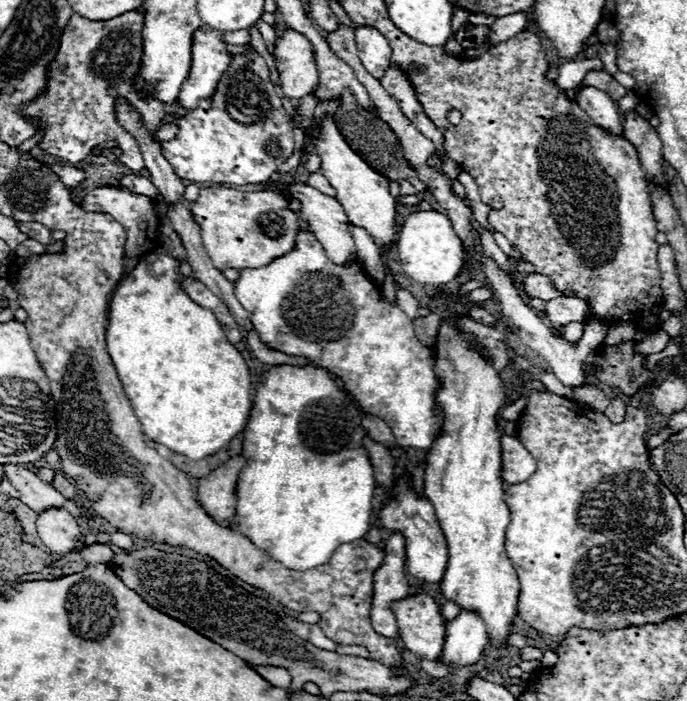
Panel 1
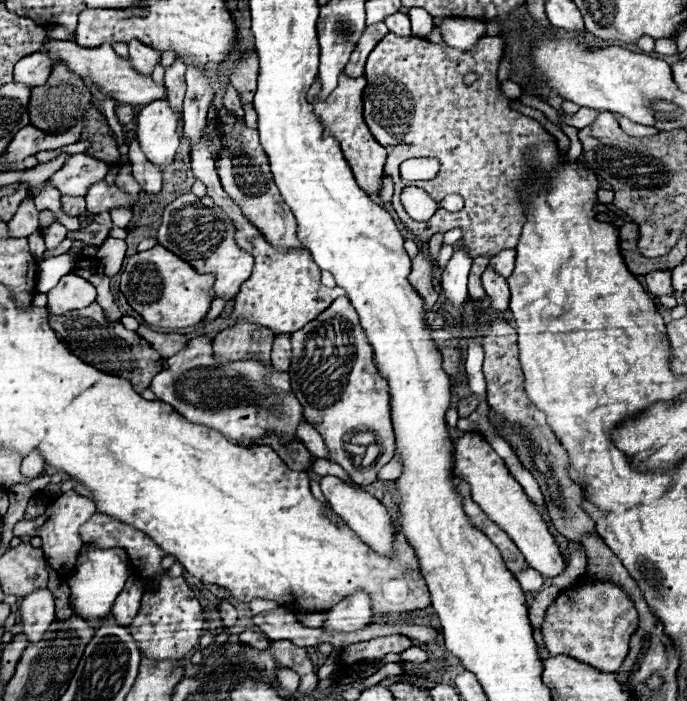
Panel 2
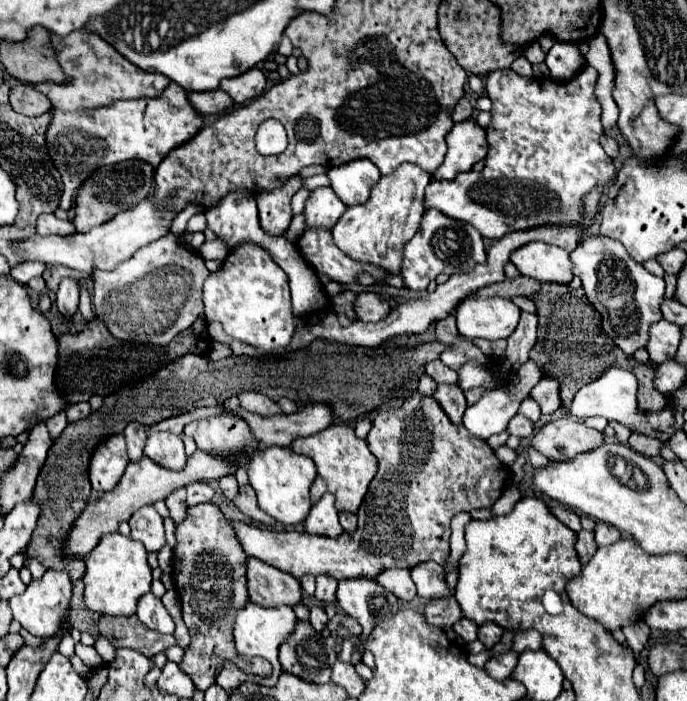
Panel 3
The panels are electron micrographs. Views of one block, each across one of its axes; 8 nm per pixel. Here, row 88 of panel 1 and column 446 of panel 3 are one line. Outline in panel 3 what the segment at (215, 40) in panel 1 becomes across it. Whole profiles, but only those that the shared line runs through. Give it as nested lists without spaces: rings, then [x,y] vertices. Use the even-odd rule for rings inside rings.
[[[586,66],[578,76],[574,76],[574,80],[570,82],[554,82],[550,78],[526,78],[516,74],[512,68],[502,68],[502,70],[492,70],[488,74],[486,80],[486,94],[492,100],[492,122],[486,128],[488,132],[489,150],[485,158],[484,168],[481,172],[462,172],[458,174],[454,180],[432,180],[426,186],[426,198],[424,198],[424,206],[426,208],[438,208],[442,214],[454,218],[454,220],[462,220],[472,224],[484,238],[488,240],[498,240],[504,238],[508,232],[514,230],[528,230],[534,226],[562,226],[562,224],[570,224],[570,226],[586,226],[586,218],[582,218],[582,206],[584,206],[584,196],[590,194],[590,190],[594,190],[596,186],[606,186],[614,180],[616,176],[616,166],[614,162],[608,158],[608,154],[604,152],[604,148],[600,146],[598,138],[602,136],[602,124],[600,124],[600,104],[598,98],[594,94],[594,86],[598,80],[598,72],[592,66]]]

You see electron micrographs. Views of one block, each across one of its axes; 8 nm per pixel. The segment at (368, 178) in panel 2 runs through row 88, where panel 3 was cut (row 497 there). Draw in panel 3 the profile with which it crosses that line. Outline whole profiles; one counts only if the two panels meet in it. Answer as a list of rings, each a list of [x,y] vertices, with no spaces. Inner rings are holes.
[[[332,424],[326,430],[306,436],[306,438],[296,438],[296,442],[290,446],[296,454],[304,454],[314,460],[318,468],[318,476],[310,488],[310,500],[312,504],[322,498],[322,494],[330,492],[336,498],[336,510],[338,512],[356,512],[358,506],[362,504],[368,484],[376,474],[376,456],[368,450],[366,440],[360,440],[354,434],[352,426],[346,424]]]

